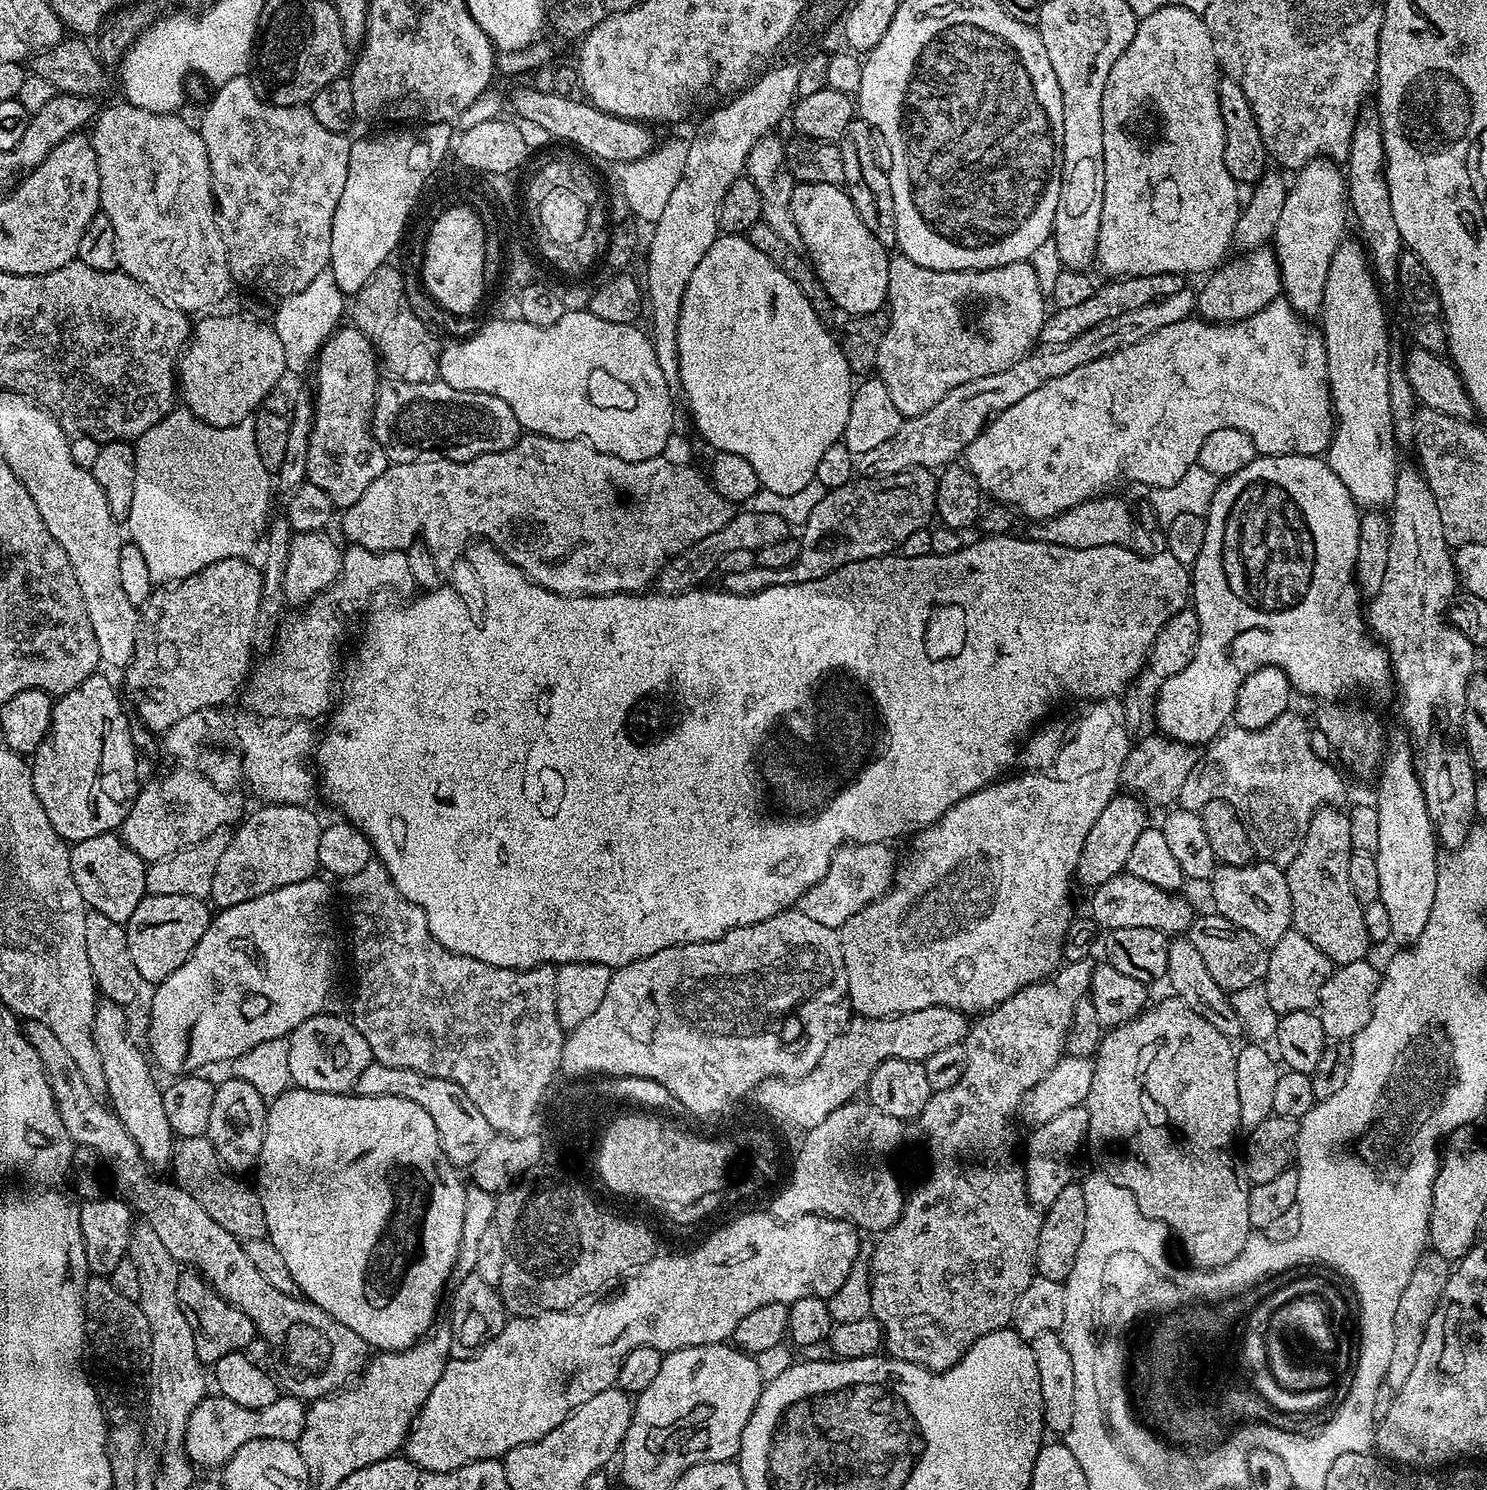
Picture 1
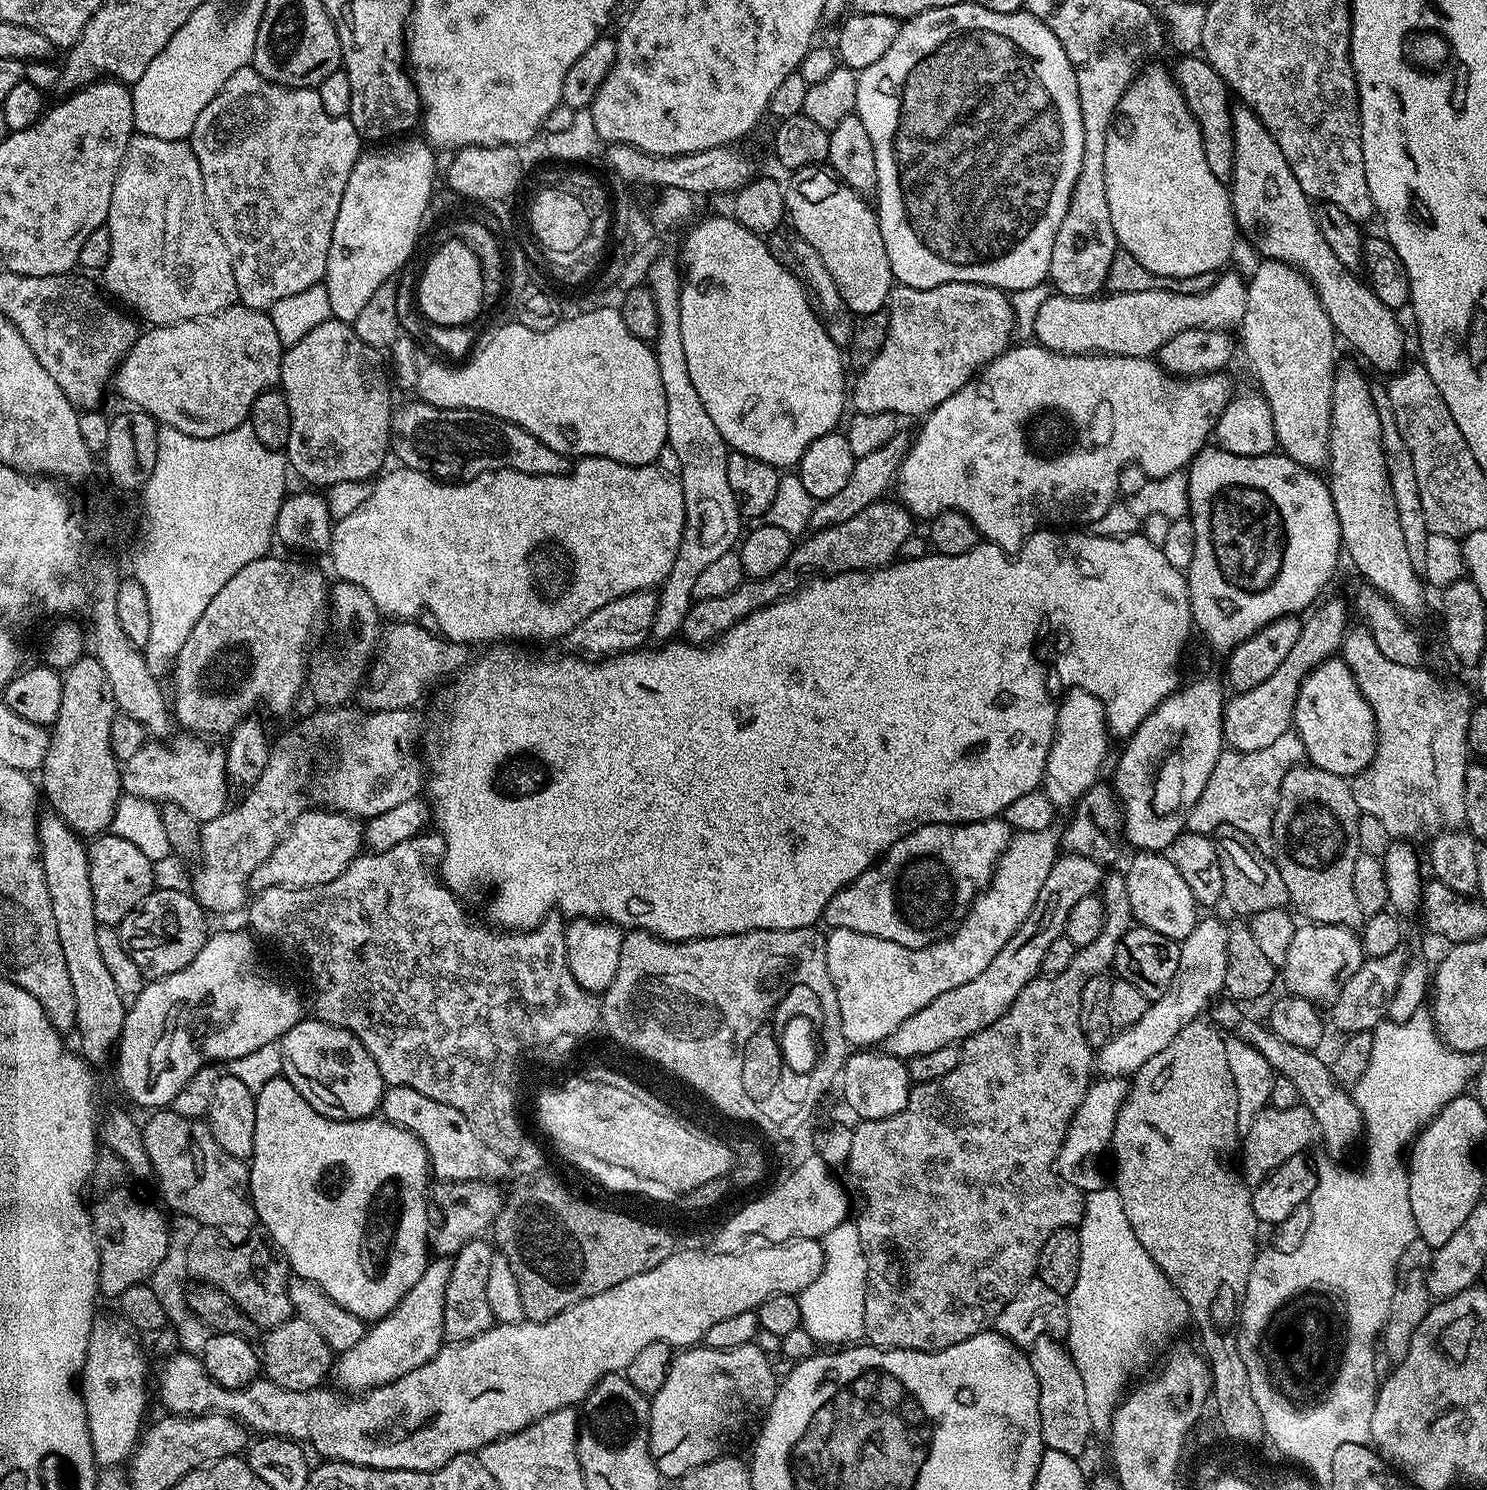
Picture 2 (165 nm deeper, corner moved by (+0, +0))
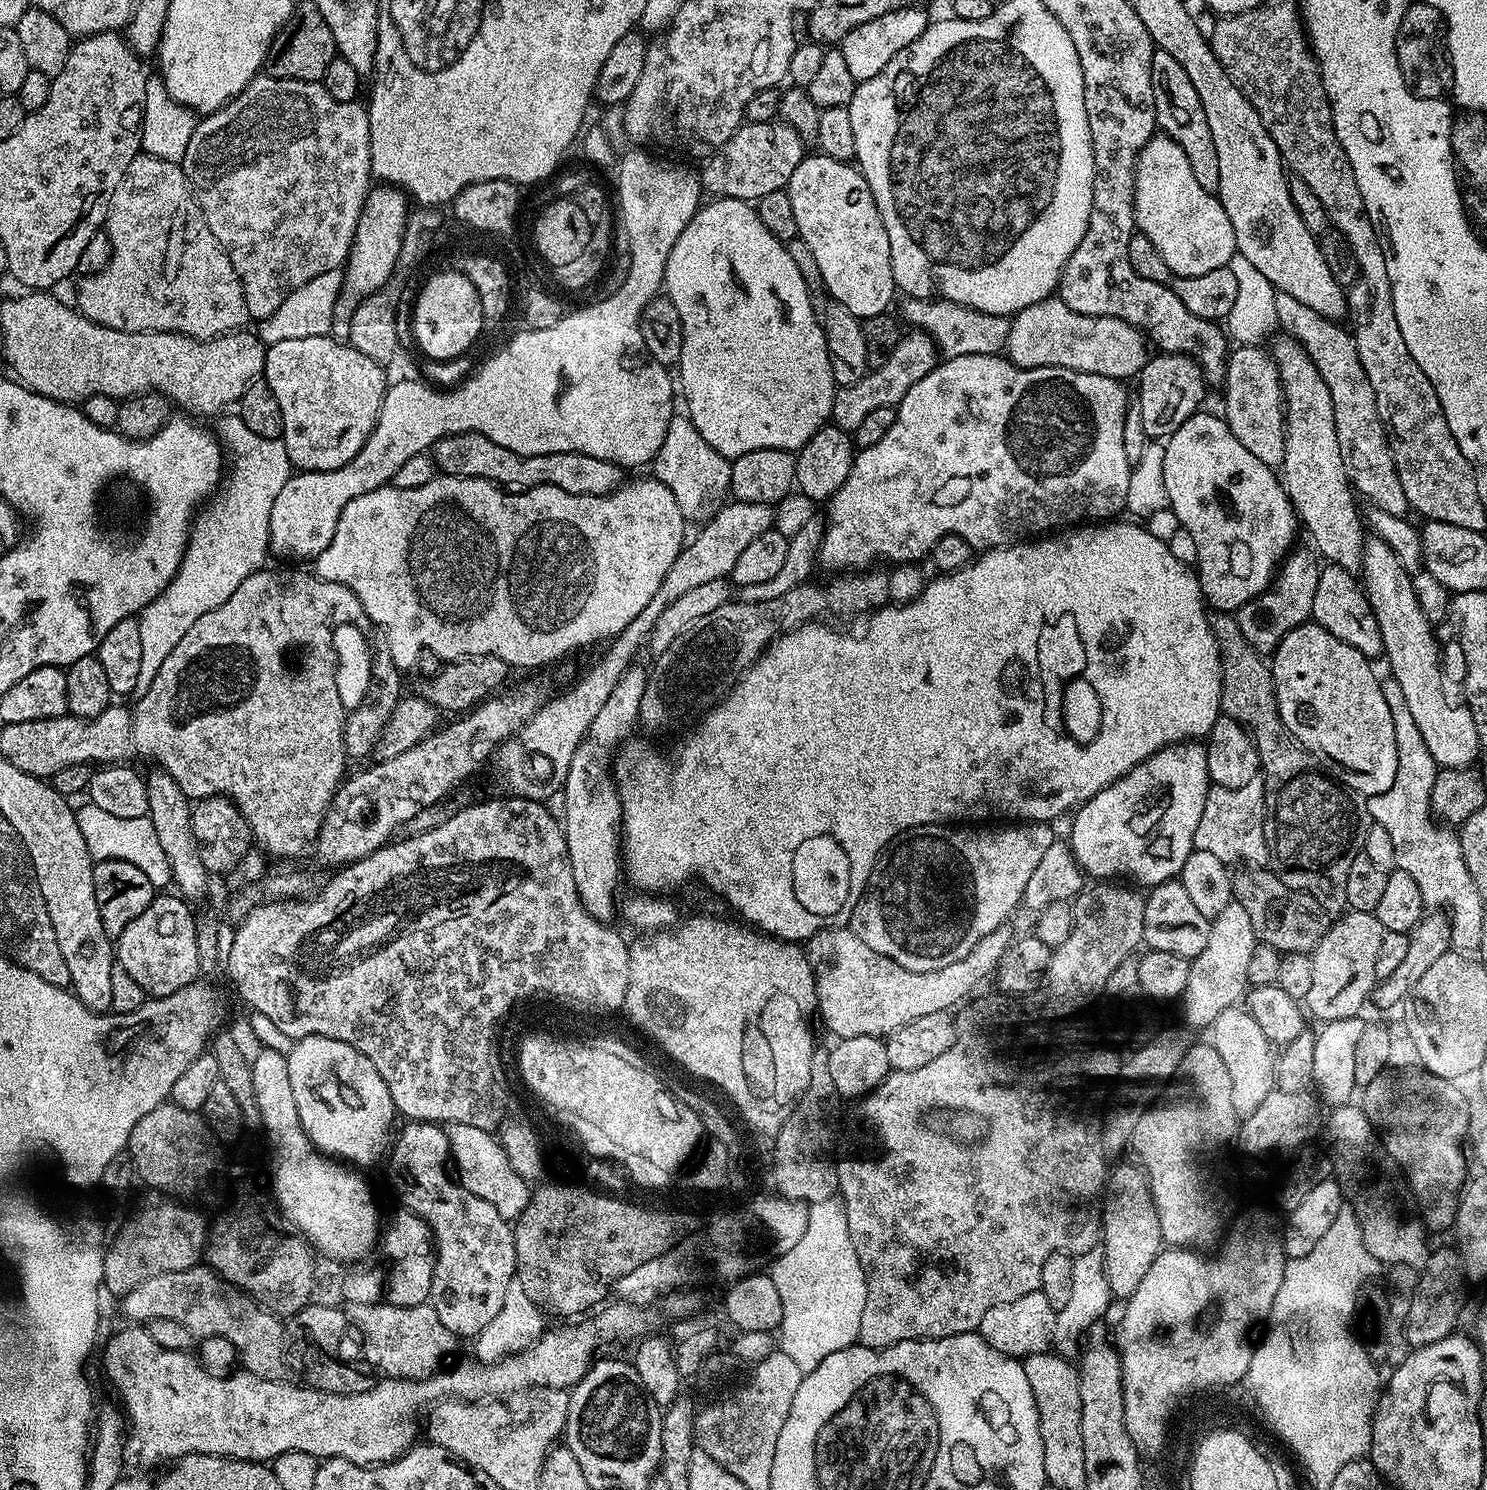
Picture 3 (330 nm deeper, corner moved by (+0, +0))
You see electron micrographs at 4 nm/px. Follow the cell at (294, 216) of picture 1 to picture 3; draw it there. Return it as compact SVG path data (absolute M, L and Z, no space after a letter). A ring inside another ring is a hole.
M261 74L255 76L230 103L223 104L216 112L207 113L197 123L194 134L190 134L190 146L186 146L182 167L196 198L196 205L206 218L206 226L210 226L210 234L218 238L242 282L248 315L253 321L259 322L270 318L270 314L274 314L274 310L278 310L278 306L282 306L282 302L286 302L286 298L290 298L298 286L306 286L310 278L318 278L318 274L326 274L326 270L343 269L347 264L363 206L374 184L368 109L356 100L338 102L338 98L330 98L323 83L315 80L280 80L277 76Z

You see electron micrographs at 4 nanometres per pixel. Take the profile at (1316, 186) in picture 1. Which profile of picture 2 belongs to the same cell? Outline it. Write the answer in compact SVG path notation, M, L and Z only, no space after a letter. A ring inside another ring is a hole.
M1261 259L1256 271L1251 273L1247 286L1249 297L1245 317L1238 325L1238 340L1242 345L1242 352L1248 355L1248 360L1256 371L1256 380L1260 383L1259 391L1270 406L1279 451L1301 464L1303 468L1323 469L1328 462L1330 426L1332 425L1330 410L1334 394L1334 378L1338 367L1336 331L1332 328L1330 318L1326 318L1326 310L1322 308L1322 302L1314 286L1304 277L1304 273L1299 268L1284 264L1280 260Z

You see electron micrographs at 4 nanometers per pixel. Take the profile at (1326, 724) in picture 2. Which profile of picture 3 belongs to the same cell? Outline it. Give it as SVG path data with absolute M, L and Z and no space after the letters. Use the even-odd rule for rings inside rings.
M1315 622L1299 624L1294 630L1287 632L1284 637L1280 639L1280 644L1276 647L1276 651L1271 653L1270 656L1272 681L1276 687L1278 710L1280 711L1282 722L1290 730L1290 734L1294 734L1296 741L1299 742L1316 761L1326 766L1327 771L1331 773L1339 783L1344 784L1345 787L1354 789L1357 793L1366 798L1385 793L1386 790L1394 784L1394 779L1398 774L1398 742L1394 742L1394 718L1390 718L1390 706L1386 706L1386 694L1382 694L1381 677L1376 677L1376 672L1372 669L1372 664L1373 661L1369 659L1369 657L1364 656L1358 650L1354 650L1354 646L1342 642L1342 638L1334 638L1334 634L1330 634L1330 630L1318 626Z

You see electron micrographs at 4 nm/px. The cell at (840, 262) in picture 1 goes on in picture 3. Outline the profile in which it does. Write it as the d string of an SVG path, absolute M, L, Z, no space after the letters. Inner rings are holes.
M823 154L815 155L805 155L804 160L798 162L798 170L790 174L786 189L794 209L794 218L798 222L796 235L801 241L804 239L804 244L820 271L820 280L829 292L827 295L846 306L846 310L850 310L861 321L866 321L871 316L888 312L892 299L898 296L890 262L890 238L886 234L886 226L882 222L874 194L859 167Z

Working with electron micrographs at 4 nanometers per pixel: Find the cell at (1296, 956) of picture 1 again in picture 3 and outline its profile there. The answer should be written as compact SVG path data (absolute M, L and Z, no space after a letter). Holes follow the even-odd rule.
M1345 911L1337 922L1329 923L1326 934L1316 943L1312 957L1310 994L1303 1003L1307 1011L1317 1016L1320 1022L1360 1016L1364 1003L1369 1003L1372 989L1378 981L1374 974L1374 962L1382 947L1384 927L1378 922L1375 912Z

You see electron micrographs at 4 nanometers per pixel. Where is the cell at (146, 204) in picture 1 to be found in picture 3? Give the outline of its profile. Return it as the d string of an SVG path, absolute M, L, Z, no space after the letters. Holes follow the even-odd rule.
M147 154L136 156L134 162L130 162L126 174L122 174L122 182L118 182L114 190L112 203L108 206L106 231L112 247L110 262L106 262L106 270L93 276L81 276L75 281L77 284L74 304L86 319L101 324L103 328L113 328L123 332L180 332L184 336L193 336L195 340L212 340L216 336L227 336L230 332L241 331L247 325L244 323L249 323L250 317L246 310L246 294L242 290L242 282L230 258L218 242L218 238L210 234L210 226L206 226L206 218L200 213L200 208L196 205L196 198L192 194L192 188L188 185L188 179L184 177L183 167L177 161L154 158Z

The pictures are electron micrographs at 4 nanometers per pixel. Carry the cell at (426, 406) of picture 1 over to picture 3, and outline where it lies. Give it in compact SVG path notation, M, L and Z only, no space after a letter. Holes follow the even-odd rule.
M459 432L453 436L444 436L432 445L430 455L435 460L437 469L445 476L491 480L505 490L558 486L558 490L566 490L566 494L605 496L626 480L625 469L617 464L602 462L602 458L590 458L577 452L523 456L514 454L514 450L506 450L506 446L498 446L498 442L490 442L490 438L477 432Z

